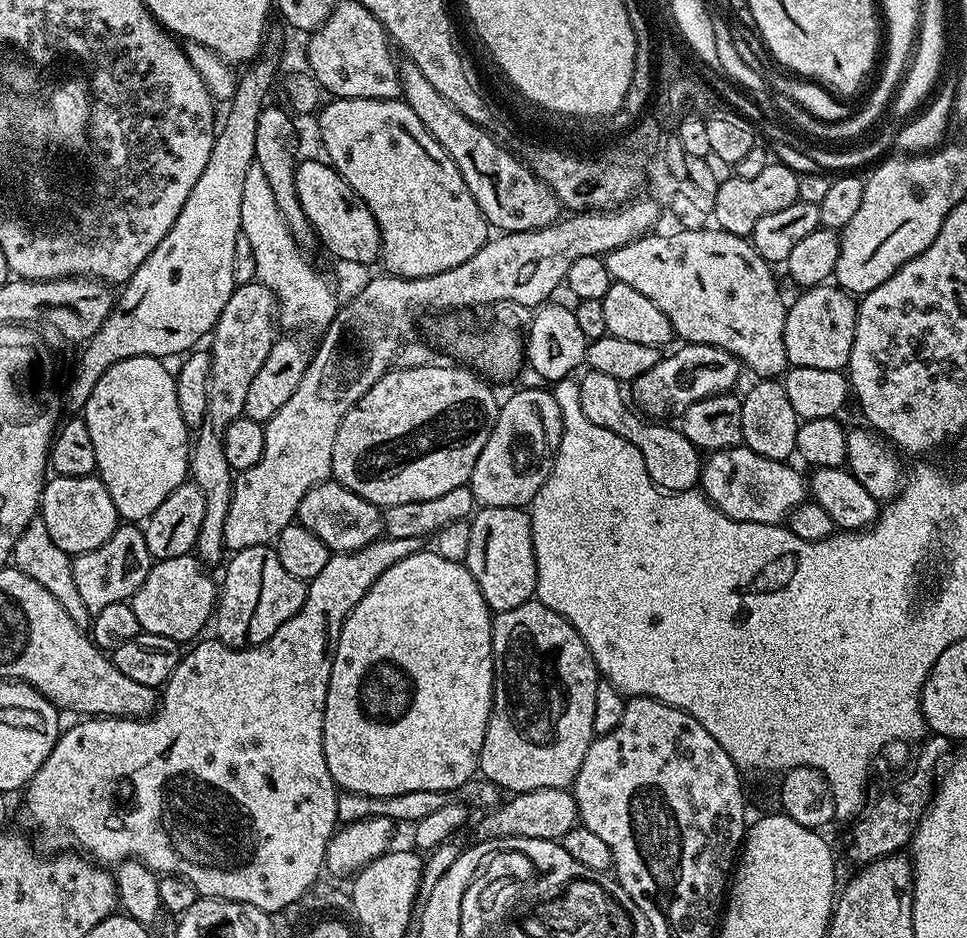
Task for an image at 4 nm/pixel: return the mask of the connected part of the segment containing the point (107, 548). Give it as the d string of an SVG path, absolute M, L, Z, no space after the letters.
M132 522L117 526L114 534L106 542L102 542L98 550L86 550L71 559L79 597L90 614L111 606L113 602L131 601L132 595L136 593L138 586L142 586L154 563L150 550L146 550L143 531Z

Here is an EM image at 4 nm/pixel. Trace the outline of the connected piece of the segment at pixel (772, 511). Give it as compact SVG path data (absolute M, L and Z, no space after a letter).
M743 446L723 448L703 461L698 484L708 501L730 518L783 525L788 515L810 496L805 477L803 480L790 465L783 460L762 458L762 454L754 454L754 450Z

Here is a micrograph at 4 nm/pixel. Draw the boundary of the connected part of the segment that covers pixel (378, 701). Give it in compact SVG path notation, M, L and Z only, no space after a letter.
M421 550L412 556L402 558L394 566L390 566L390 570L386 570L386 574L382 574L382 578L378 578L378 582L374 582L374 586L370 586L370 590L364 595L362 602L358 602L358 606L354 606L354 610L344 620L344 625L340 631L340 637L336 639L336 650L332 654L330 686L326 694L326 710L324 711L324 753L326 754L326 766L330 766L330 774L334 778L337 789L368 796L402 795L408 794L410 791L440 791L452 794L460 790L465 783L477 775L480 766L482 742L486 738L486 726L488 725L488 719L492 713L492 690L494 687L494 677L492 675L493 619L494 616L488 607L488 603L482 598L482 590L478 586L478 582L470 574L468 567L461 563L461 561L459 564L458 561L451 560L448 556L439 556L436 552Z

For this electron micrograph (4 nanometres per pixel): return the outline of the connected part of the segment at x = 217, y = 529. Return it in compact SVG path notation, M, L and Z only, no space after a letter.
M259 282L237 286L230 294L230 302L222 306L222 314L210 333L212 365L208 379L206 414L202 426L195 429L194 439L190 444L190 480L198 486L198 490L202 490L204 499L204 517L194 552L208 566L213 566L220 559L223 561L226 556L224 527L226 514L230 510L234 469L230 462L226 462L224 430L230 426L230 422L244 415L246 390L250 390L254 374L262 370L262 362L266 362L277 339L278 309L272 289Z

